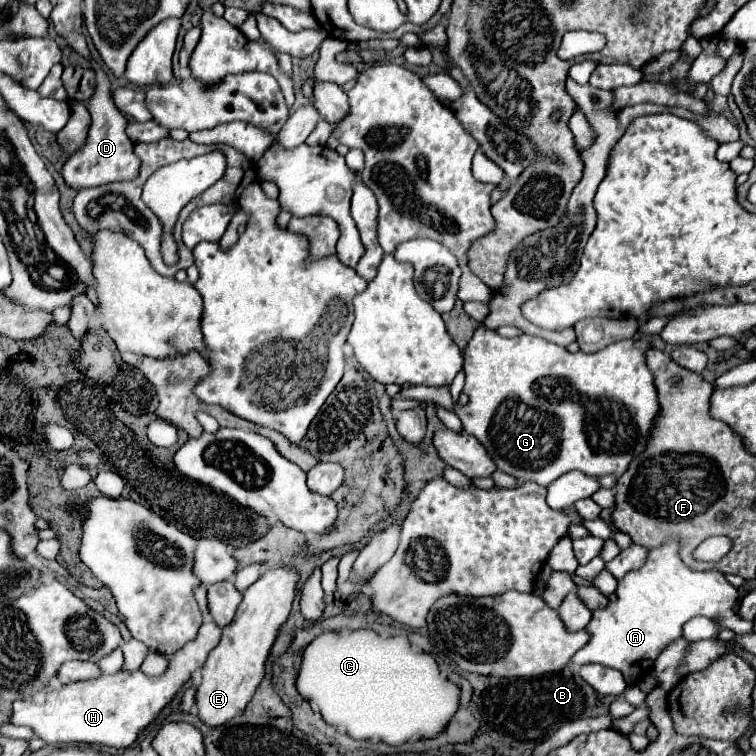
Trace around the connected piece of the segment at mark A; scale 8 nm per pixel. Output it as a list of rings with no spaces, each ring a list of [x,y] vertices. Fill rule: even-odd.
[[[678,537],[666,539],[660,547],[648,549],[646,563],[640,569],[626,573],[618,581],[616,601],[592,613],[592,621],[586,627],[592,635],[590,643],[572,657],[574,665],[598,663],[620,671],[626,683],[636,683],[650,673],[646,665],[652,667],[656,655],[682,637],[682,627],[692,617],[702,615],[714,619],[720,627],[732,629],[736,635],[752,633],[752,623],[746,623],[734,611],[738,605],[738,589],[720,571],[700,573],[684,565],[680,547],[682,541]]]

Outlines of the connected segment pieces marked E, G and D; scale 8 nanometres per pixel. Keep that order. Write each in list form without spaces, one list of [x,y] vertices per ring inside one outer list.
[[[294,567],[268,569],[256,583],[244,591],[244,599],[236,611],[234,621],[224,627],[220,643],[210,651],[196,689],[196,713],[208,727],[222,727],[236,715],[242,715],[250,703],[256,687],[266,673],[266,661],[276,635],[290,615],[296,597],[298,571]]]
[[[480,327],[464,349],[466,385],[464,393],[470,397],[466,405],[454,403],[450,387],[410,386],[402,389],[394,398],[434,402],[440,407],[456,411],[464,423],[464,431],[474,435],[494,459],[498,471],[504,471],[520,481],[536,481],[548,485],[568,471],[582,471],[592,477],[616,475],[620,477],[638,453],[644,451],[654,421],[660,413],[658,393],[654,377],[646,367],[646,351],[650,341],[624,339],[612,343],[598,353],[570,353],[560,345],[544,341],[542,337],[518,335],[514,339],[500,337],[492,329]]]
[[[92,61],[92,69],[96,71],[96,93],[88,101],[92,125],[90,125],[84,147],[80,147],[76,153],[72,153],[62,167],[62,177],[64,177],[66,185],[76,191],[88,189],[88,187],[100,187],[100,185],[112,183],[112,181],[136,179],[136,173],[140,171],[140,159],[132,151],[134,143],[126,135],[126,119],[116,109],[116,105],[110,97],[110,81],[108,81],[106,73],[94,61]]]

